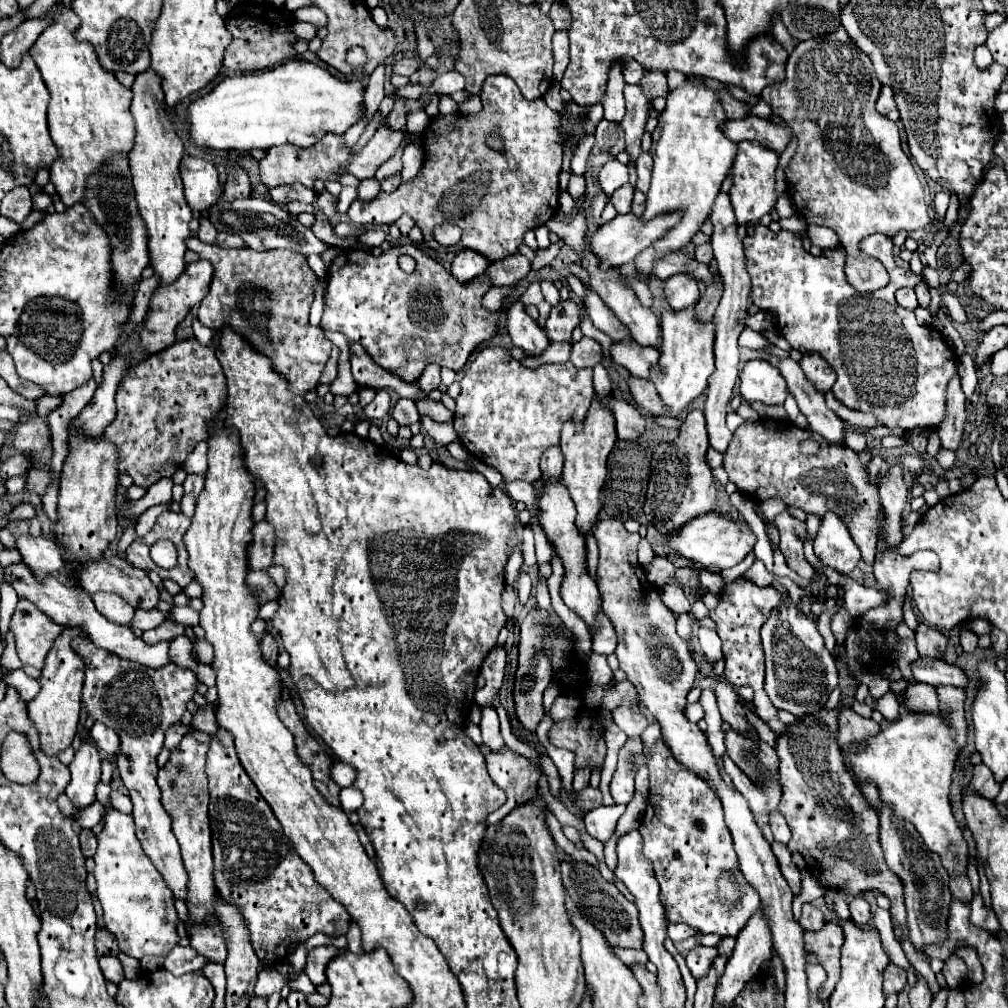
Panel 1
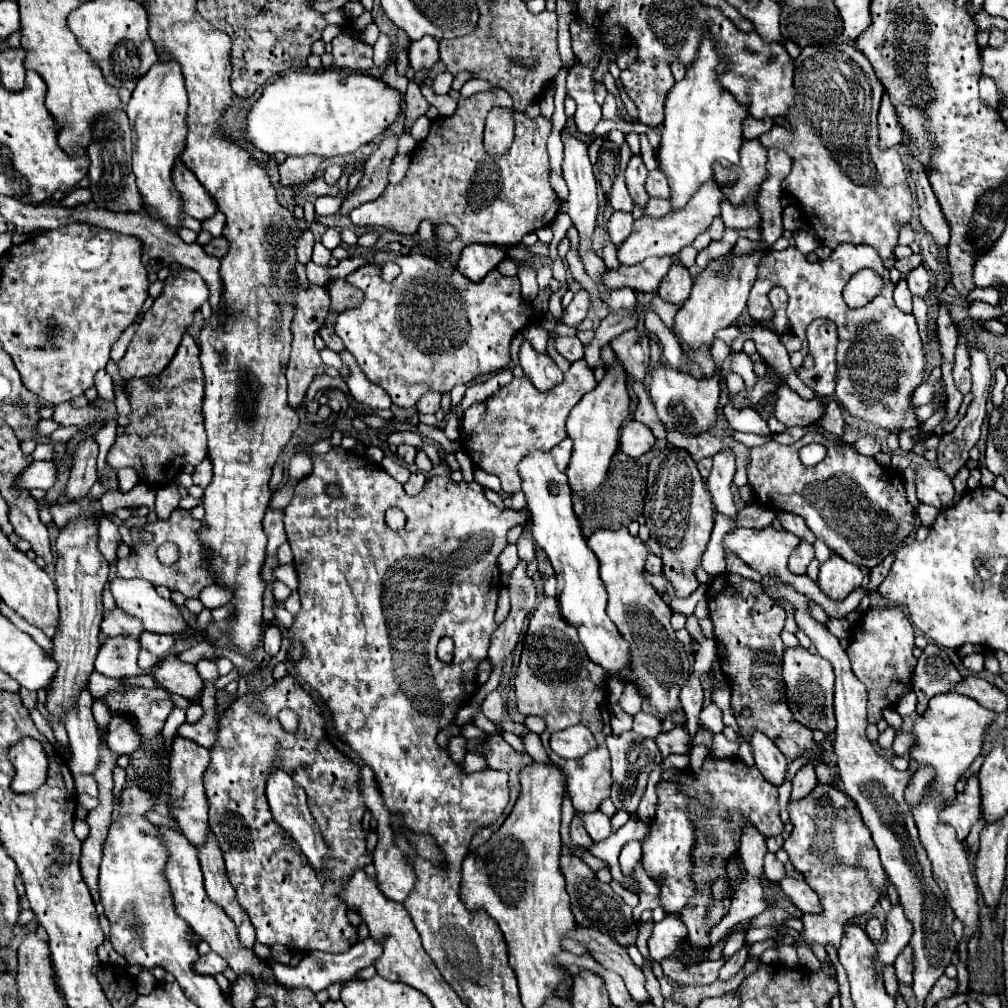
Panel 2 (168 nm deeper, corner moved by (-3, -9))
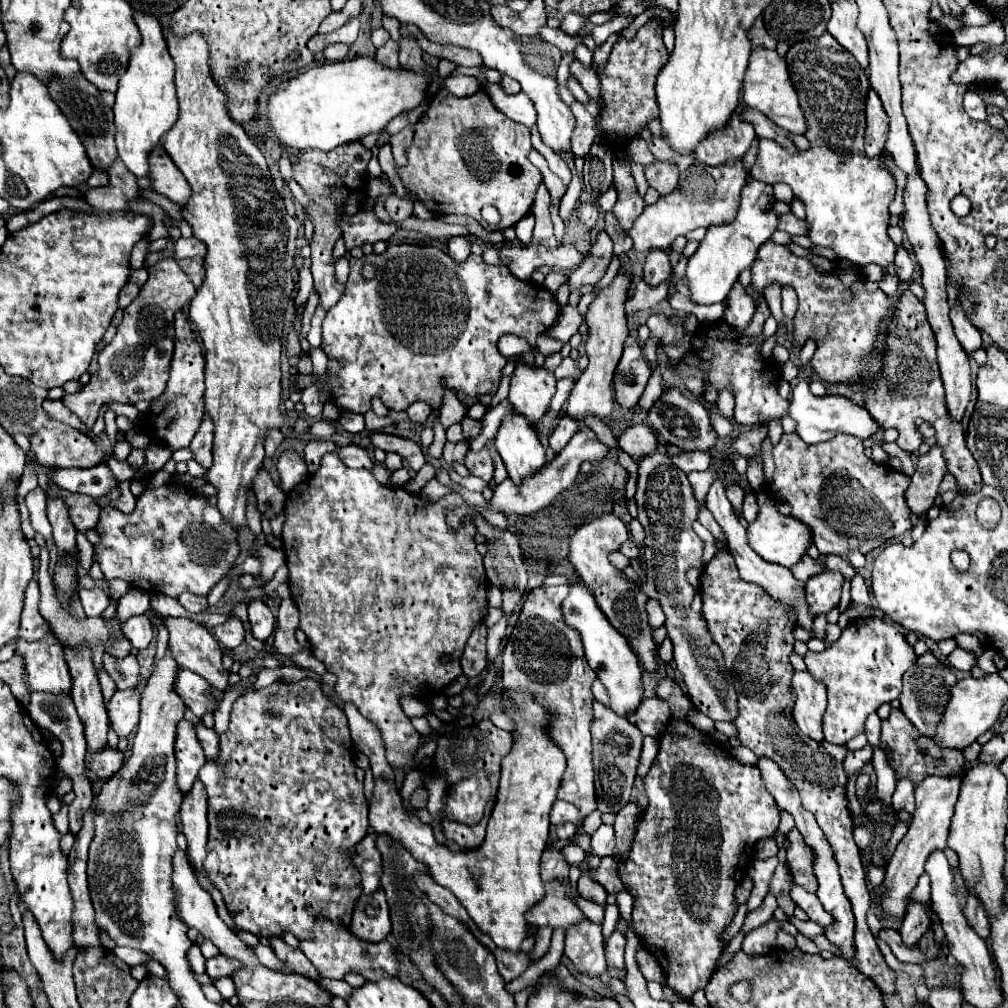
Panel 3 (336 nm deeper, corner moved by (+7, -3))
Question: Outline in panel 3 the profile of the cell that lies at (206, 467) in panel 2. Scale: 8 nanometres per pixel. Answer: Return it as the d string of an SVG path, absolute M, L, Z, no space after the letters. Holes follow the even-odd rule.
M203 415L203 421L191 441L191 451L193 451L193 459L203 465L205 469L211 467L211 445L213 445L213 423L211 423L211 417Z

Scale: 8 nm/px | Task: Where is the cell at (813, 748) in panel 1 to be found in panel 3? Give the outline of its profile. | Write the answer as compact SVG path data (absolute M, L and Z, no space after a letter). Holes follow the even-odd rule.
M791 829L787 835L791 847L787 849L787 863L793 869L795 883L805 887L809 893L817 891L817 881L811 869L811 851L807 851L807 845L803 845L803 837L799 837L797 829Z

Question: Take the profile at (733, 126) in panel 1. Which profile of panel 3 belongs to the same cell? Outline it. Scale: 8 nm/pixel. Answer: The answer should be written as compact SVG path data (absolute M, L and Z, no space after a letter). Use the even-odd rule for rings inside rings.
M751 179L741 191L741 205L735 221L729 225L713 225L707 229L705 239L701 241L699 249L689 259L687 265L687 279L695 305L711 305L725 301L739 273L751 267L759 247L775 233L779 225L779 215L773 211L773 203L775 203L773 187Z

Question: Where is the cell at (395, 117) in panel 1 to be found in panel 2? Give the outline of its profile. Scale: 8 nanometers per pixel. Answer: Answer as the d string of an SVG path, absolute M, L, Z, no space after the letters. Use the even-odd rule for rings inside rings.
M389 135L377 145L377 149L371 153L371 157L365 163L365 175L359 181L357 189L343 199L341 215L349 215L355 207L377 199L385 191L385 187L389 185L389 179L387 179L389 167L393 163L393 157L397 155L397 143L399 143L399 137Z

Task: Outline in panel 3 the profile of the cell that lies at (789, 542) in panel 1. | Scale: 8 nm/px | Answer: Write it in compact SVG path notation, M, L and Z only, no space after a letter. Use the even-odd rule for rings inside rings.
M803 555L801 561L791 567L791 573L793 573L793 577L797 577L799 581L807 581L807 579L815 577L815 575L817 575L819 571L823 571L823 569L825 569L823 563L817 563L817 561L813 561L809 555Z

